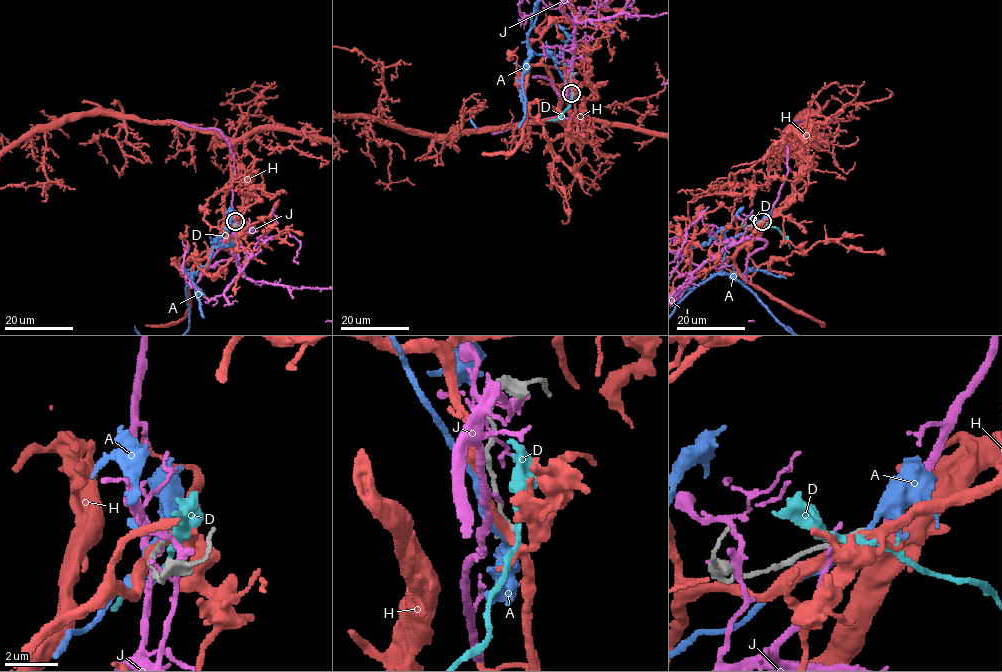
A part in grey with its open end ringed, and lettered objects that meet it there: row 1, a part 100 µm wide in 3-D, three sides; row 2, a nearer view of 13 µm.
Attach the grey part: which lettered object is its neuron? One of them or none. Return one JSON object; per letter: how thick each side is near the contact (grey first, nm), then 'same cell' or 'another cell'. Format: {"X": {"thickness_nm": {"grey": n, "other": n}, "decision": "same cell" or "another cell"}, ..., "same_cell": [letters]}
{"A": {"thickness_nm": {"grey": 240, "other": 240}, "decision": "another cell"}, "D": {"thickness_nm": {"grey": 220, "other": 200}, "decision": "another cell"}, "H": {"thickness_nm": {"grey": 240, "other": 360}, "decision": "another cell"}, "J": {"thickness_nm": {"grey": 130, "other": 170}, "decision": "another cell"}, "same_cell": []}

